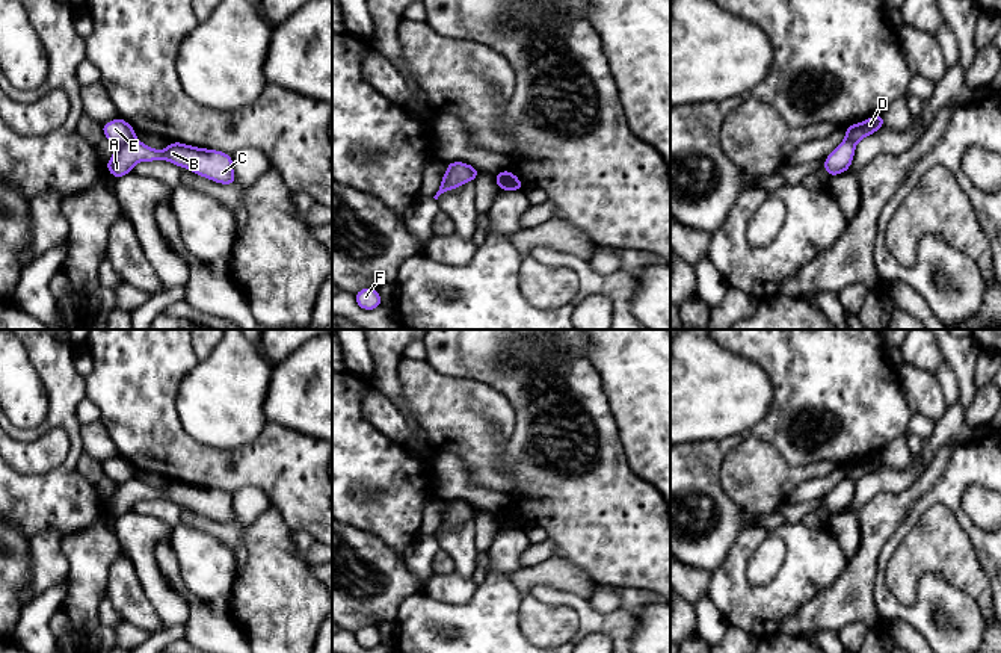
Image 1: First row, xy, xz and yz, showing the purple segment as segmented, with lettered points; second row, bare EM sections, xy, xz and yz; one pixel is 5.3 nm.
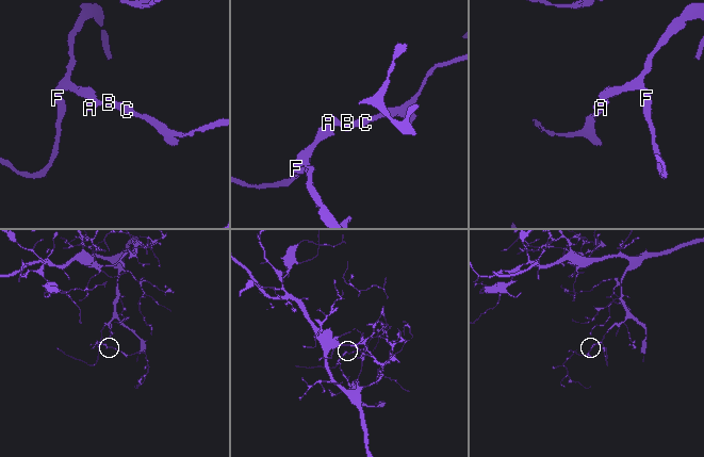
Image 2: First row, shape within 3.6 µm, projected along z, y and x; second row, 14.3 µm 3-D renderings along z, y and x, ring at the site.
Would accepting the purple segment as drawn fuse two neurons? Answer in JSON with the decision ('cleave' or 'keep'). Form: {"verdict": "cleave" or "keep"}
{"verdict": "cleave"}

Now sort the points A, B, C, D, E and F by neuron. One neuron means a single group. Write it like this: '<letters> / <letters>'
A B C / D E F

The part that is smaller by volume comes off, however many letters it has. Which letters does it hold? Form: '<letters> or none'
A, B, C

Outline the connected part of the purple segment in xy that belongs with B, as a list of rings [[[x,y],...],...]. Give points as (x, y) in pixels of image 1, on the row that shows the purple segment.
[[[134,138],[115,147],[106,169],[115,178],[122,178],[133,171],[136,163],[154,160],[171,162],[219,184],[236,184],[231,154],[172,141],[168,148],[154,150]]]

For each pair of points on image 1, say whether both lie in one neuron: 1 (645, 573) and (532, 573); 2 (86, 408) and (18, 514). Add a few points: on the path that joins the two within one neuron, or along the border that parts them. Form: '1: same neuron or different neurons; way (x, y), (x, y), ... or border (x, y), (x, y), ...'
1: different neurons; border (554, 557), (562, 557), (580, 567), (595, 585)
2: different neurons; border (85, 396), (76, 410), (80, 425)

